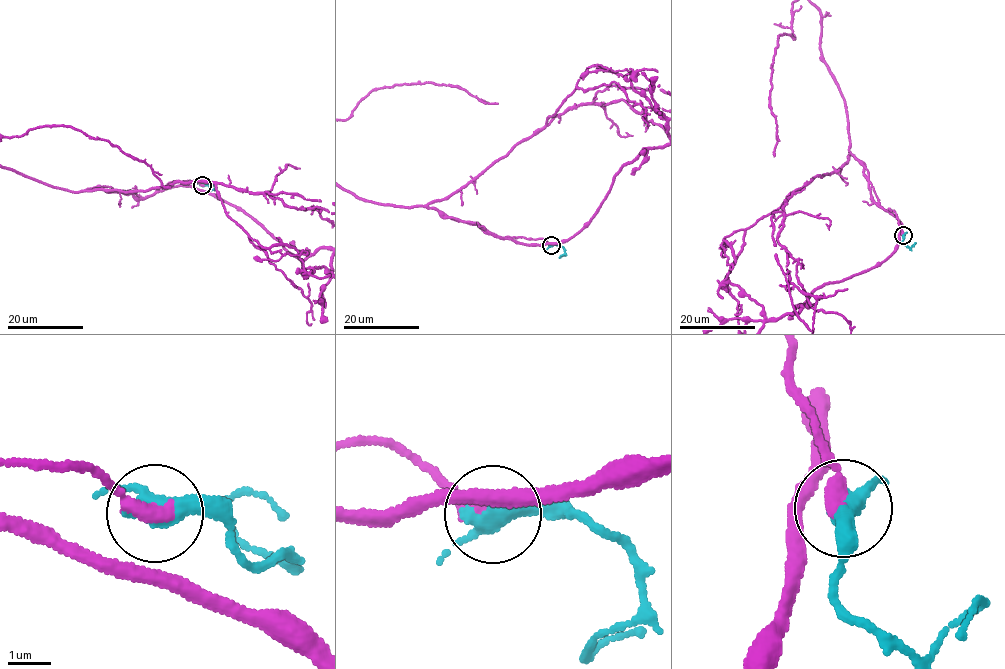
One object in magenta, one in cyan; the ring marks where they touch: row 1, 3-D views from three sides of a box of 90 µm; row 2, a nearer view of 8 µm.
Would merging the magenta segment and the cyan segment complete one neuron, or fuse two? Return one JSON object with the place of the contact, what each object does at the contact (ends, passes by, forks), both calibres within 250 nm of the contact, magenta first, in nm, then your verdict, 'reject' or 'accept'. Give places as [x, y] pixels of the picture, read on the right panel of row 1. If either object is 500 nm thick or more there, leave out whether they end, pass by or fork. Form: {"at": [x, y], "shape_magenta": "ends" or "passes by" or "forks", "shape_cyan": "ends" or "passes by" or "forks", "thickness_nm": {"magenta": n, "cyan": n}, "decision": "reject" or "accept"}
{"at": [903, 235], "shape_magenta": "passes by", "shape_cyan": "passes by", "thickness_nm": {"magenta": 320, "cyan": 380}, "decision": "accept"}

